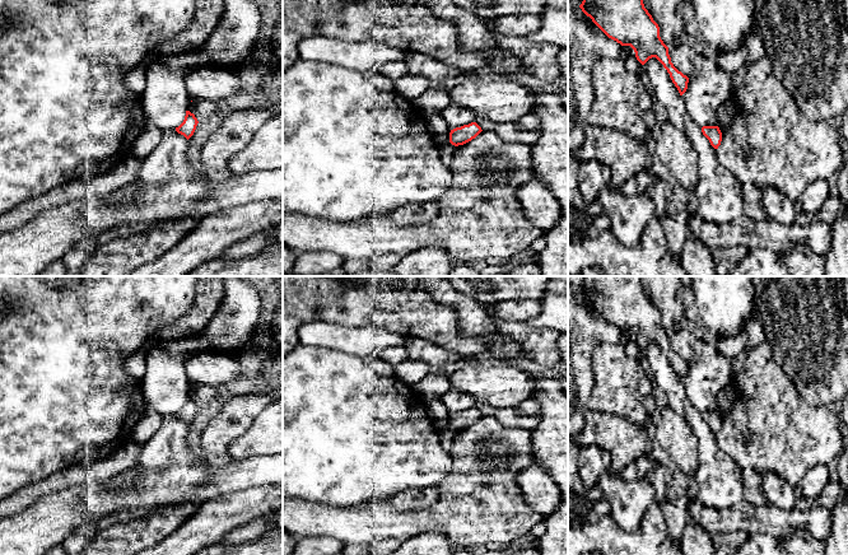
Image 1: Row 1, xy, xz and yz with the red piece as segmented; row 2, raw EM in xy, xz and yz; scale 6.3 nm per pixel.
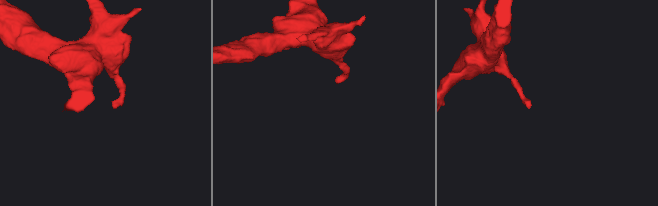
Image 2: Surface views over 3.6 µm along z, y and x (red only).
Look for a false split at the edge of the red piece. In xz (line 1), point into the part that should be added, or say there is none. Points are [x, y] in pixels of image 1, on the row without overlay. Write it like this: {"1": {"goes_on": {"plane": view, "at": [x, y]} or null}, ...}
{"1": {"goes_on": null}}

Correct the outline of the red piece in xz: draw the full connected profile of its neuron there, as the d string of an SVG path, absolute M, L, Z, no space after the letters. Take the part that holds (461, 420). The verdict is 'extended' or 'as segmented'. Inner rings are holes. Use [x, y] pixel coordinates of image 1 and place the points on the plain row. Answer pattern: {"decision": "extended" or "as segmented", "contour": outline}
{"decision": "as segmented", "contour": "M476 407L456 412L449 418L449 428L455 432L463 430L475 424L481 416Z"}

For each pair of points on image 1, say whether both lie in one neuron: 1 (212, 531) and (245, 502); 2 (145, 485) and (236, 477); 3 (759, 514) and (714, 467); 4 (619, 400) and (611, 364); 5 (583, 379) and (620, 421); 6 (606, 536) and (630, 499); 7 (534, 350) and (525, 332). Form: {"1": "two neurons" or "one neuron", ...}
{"1": "one neuron", "2": "one neuron", "3": "two neurons", "4": "one neuron", "5": "two neurons", "6": "two neurons", "7": "one neuron"}

